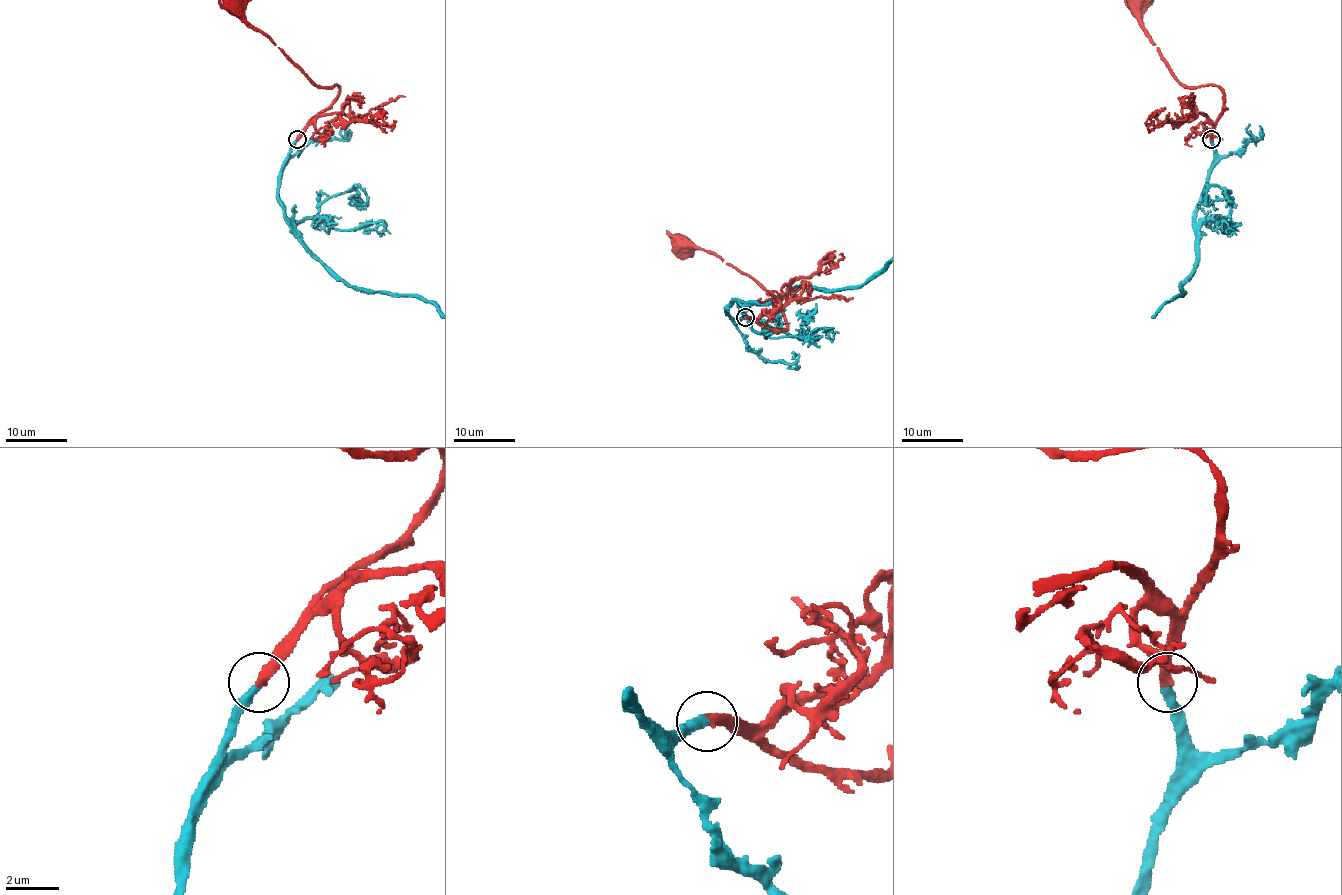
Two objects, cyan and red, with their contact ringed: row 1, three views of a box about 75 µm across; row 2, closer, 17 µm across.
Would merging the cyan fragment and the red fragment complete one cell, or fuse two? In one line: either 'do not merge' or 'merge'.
merge

